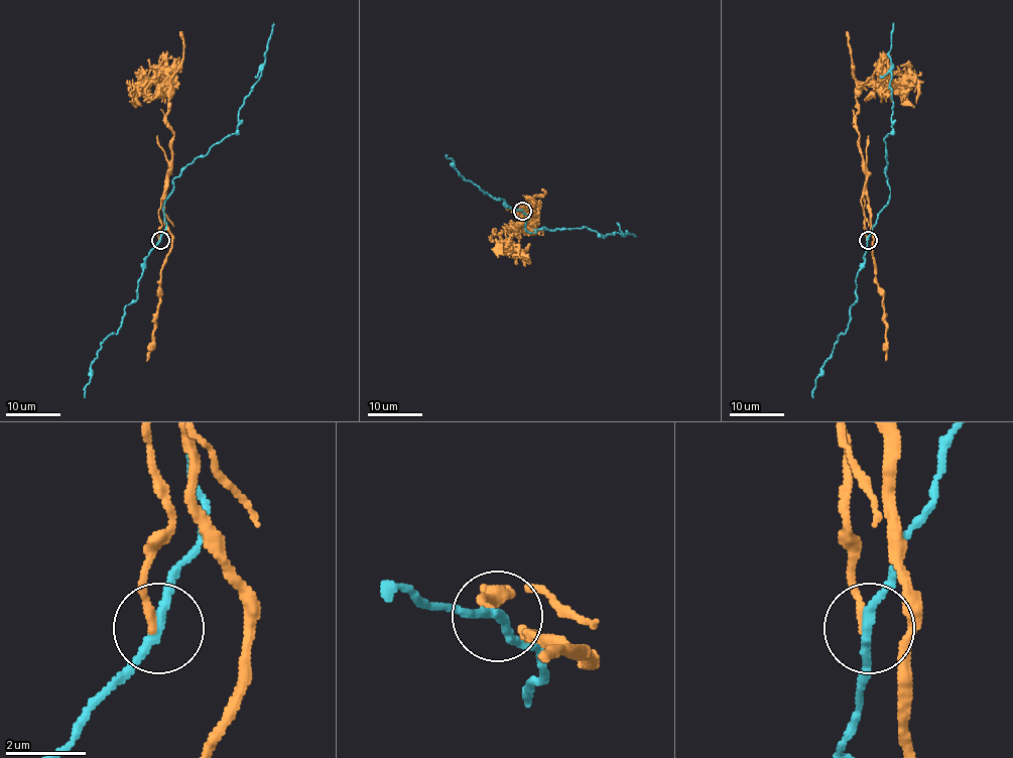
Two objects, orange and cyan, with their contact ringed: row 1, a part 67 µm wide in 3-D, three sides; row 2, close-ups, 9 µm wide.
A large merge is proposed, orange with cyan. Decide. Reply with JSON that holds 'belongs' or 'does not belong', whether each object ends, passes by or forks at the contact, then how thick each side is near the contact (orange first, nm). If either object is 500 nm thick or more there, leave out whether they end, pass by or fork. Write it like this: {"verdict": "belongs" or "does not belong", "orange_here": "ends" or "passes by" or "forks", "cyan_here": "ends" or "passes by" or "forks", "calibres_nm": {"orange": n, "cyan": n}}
{"verdict": "does not belong", "orange_here": "ends", "cyan_here": "passes by", "calibres_nm": {"orange": 190, "cyan": 220}}

